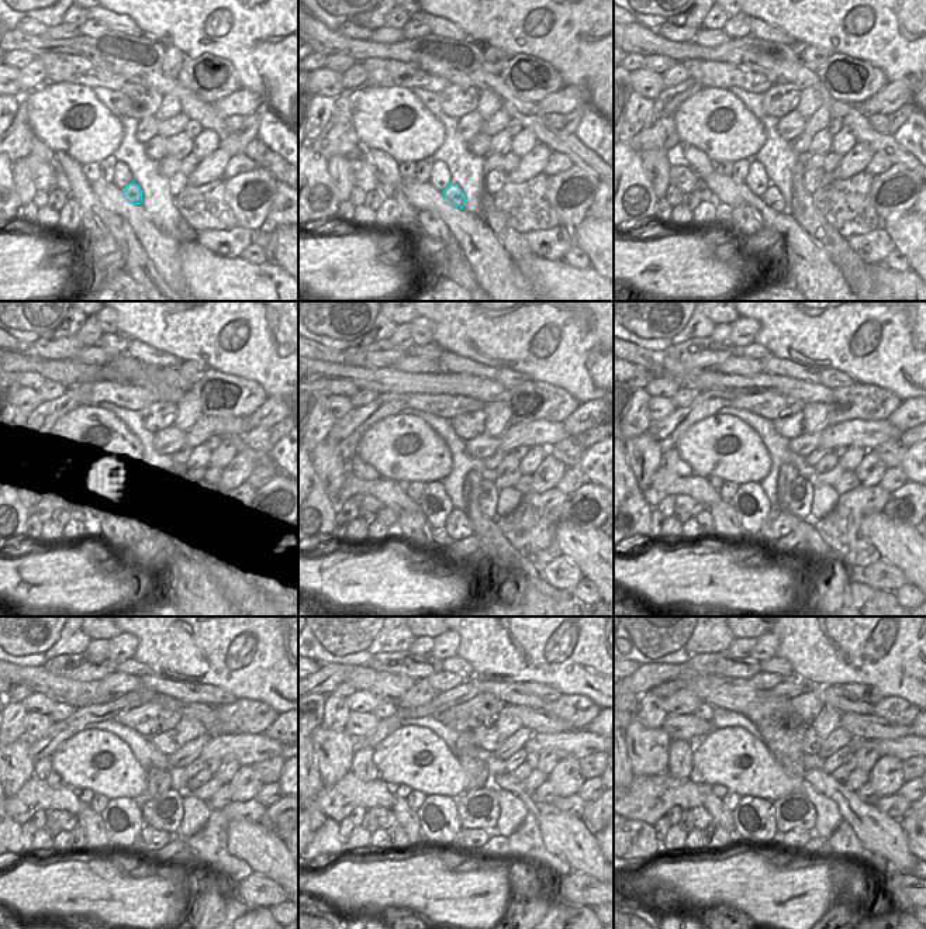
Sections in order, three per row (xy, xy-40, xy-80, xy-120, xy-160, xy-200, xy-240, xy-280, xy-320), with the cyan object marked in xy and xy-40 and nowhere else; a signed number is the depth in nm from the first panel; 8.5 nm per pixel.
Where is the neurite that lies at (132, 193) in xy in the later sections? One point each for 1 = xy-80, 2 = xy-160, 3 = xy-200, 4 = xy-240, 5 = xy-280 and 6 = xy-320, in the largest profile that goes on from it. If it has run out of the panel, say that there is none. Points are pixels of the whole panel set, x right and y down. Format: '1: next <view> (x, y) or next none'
1: next xy-80 (771, 196)
2: next xy-160 (458, 527)
3: next xy-200 (778, 524)
4: next xy-240 (149, 839)
5: next xy-280 (466, 841)
6: next xy-320 (788, 841)

